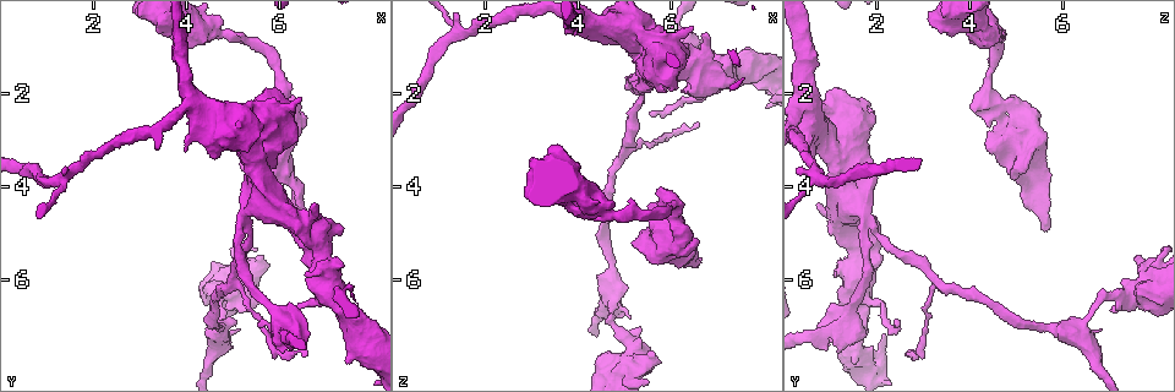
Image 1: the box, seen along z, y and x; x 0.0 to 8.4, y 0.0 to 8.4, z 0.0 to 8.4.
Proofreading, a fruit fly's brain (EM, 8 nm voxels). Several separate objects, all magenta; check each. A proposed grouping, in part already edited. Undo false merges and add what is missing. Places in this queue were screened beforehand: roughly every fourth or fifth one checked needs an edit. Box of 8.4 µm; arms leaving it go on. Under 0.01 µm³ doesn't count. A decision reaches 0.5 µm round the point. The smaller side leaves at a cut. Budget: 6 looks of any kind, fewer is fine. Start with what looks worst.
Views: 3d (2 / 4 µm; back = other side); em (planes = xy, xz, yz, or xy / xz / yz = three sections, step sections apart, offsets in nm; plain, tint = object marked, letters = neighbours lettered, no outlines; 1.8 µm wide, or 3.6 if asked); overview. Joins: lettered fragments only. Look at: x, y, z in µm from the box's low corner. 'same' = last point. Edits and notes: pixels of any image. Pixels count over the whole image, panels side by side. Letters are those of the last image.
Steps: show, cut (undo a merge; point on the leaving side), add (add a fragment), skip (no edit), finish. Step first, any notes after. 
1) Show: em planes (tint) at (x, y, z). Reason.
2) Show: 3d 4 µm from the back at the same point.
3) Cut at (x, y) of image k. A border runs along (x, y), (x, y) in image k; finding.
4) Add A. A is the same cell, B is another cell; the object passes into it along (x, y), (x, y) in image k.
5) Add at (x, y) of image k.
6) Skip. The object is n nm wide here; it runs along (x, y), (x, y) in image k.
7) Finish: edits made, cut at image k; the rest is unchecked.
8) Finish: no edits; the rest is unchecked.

Show: 3d 4 µm at (6.35, 3.95, 5.20). Side arm on a straight run.

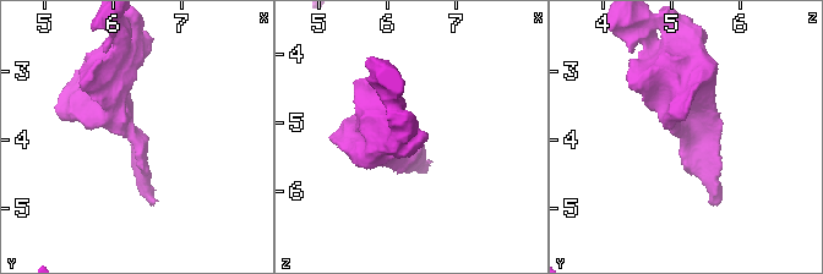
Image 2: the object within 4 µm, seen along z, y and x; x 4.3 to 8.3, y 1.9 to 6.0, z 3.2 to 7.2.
Show: em 3.6 µm xz step 8 (tint) at (6.30, 3.95, 5.20).

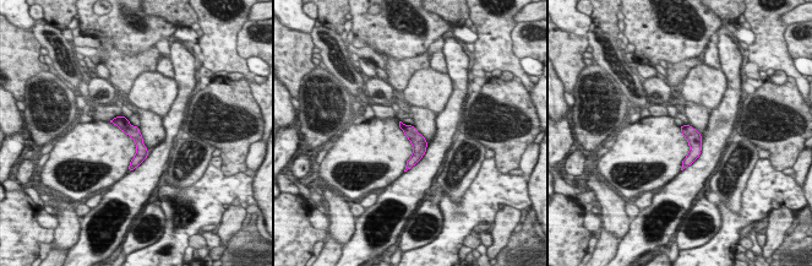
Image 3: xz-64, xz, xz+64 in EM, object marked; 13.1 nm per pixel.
Show: em 3.6 µm planes (letters) at the same point. Another direction.

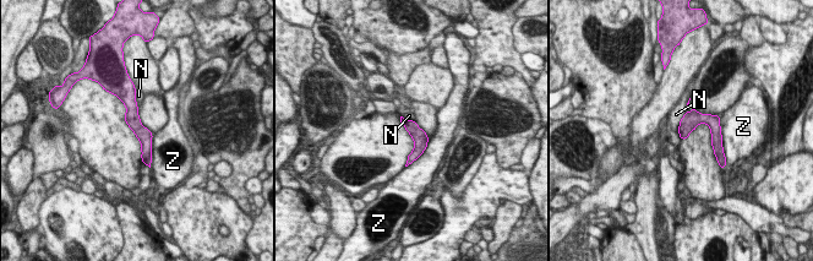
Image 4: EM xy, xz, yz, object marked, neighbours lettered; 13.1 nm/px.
Skip. The longest contact is with Z, 440 nm; N and Z are other cells; continuous, no second neuron.

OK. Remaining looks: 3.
Show: em planes (tint) at (5.20, 6.05, 7.80). Calibre changes.

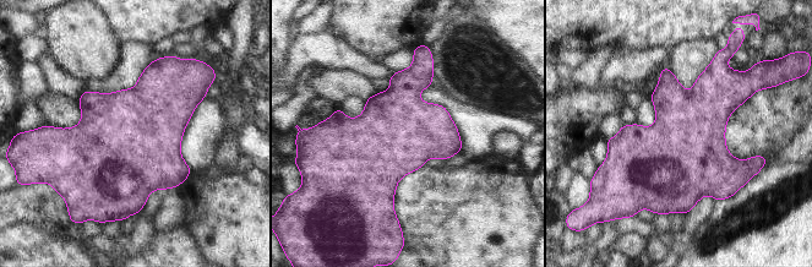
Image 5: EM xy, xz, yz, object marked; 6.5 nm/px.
Show: em planes (letters) at the same point.

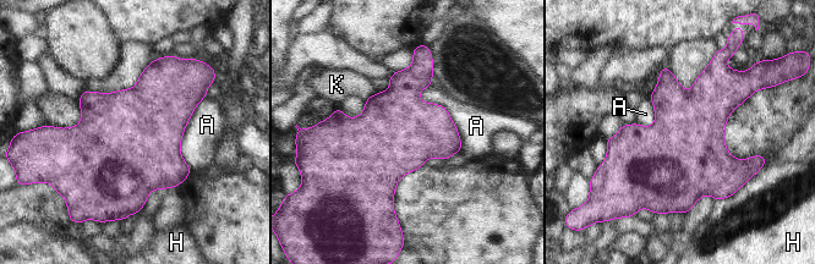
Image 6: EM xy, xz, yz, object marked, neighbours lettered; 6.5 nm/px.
Skip. A, H and K are other cells; continuous, no second neuron.

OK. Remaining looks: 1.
Show: em 3.6 µm planes (letters) at (5.55, 4.40, 1.60). Arms run side by side.

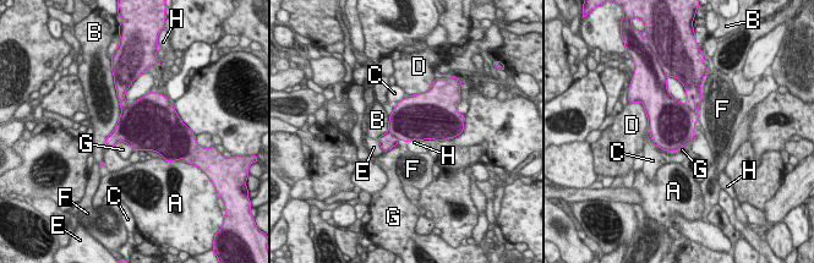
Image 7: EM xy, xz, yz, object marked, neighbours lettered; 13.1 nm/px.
Cut at (693, 91) of image 7. A, B, C, D, E, F, G and H are other cells; two neurons meet here.

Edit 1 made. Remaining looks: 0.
Finish: edits made, cut at image 7; the rest is unchecked.

